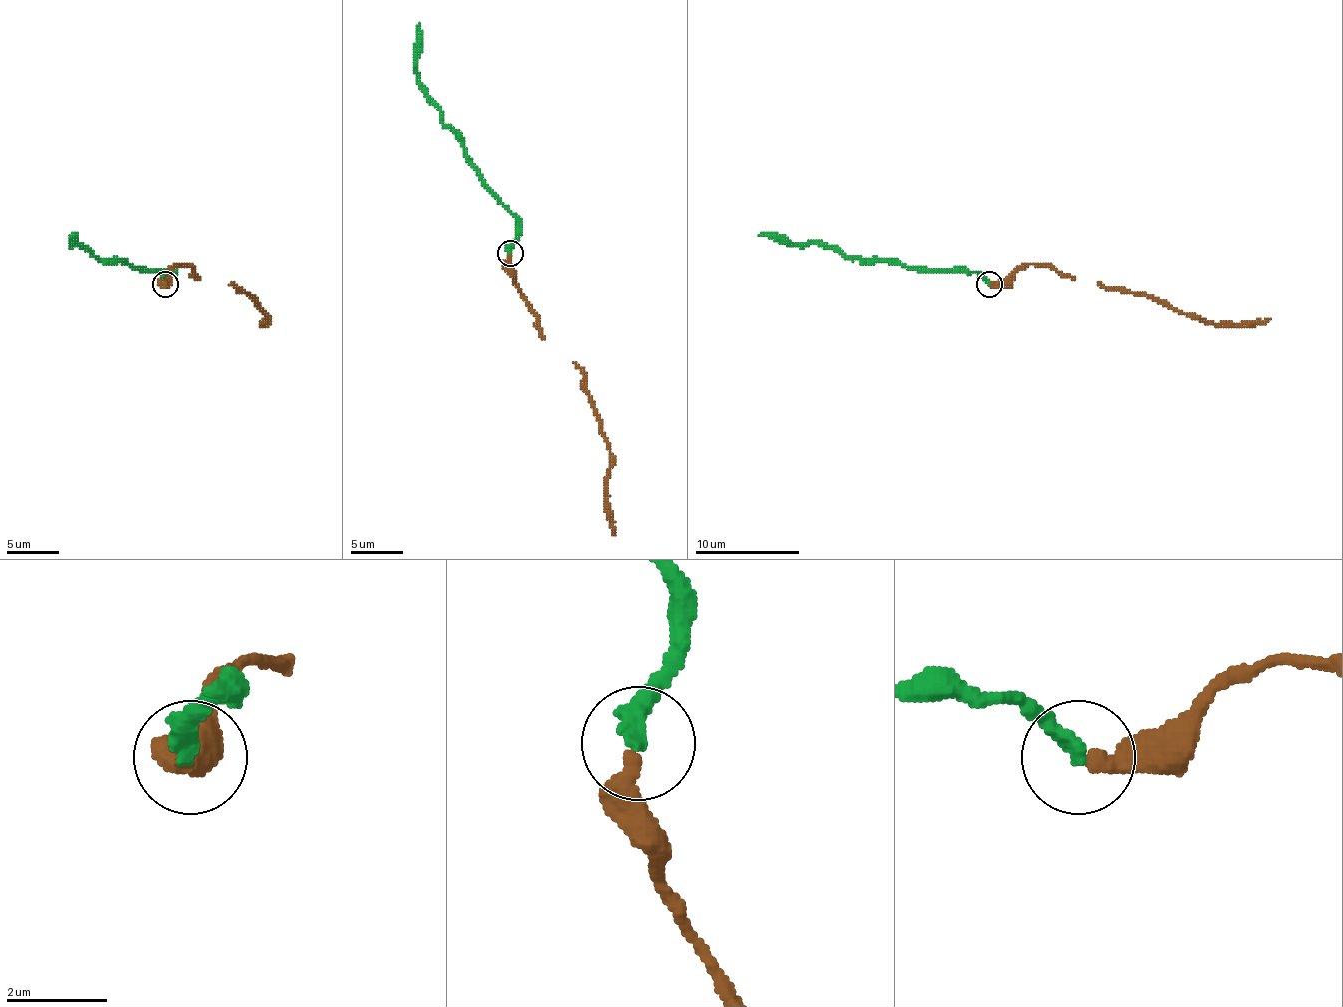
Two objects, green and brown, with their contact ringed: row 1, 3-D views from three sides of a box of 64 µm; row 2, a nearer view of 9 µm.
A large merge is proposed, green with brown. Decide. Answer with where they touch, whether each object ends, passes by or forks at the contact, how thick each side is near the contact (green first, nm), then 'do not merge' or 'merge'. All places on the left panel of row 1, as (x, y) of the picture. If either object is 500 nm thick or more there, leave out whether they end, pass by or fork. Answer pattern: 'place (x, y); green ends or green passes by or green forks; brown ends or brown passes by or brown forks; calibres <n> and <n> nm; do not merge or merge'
place (165, 284); green ends; brown ends; calibres 360 and 420 nm; merge

